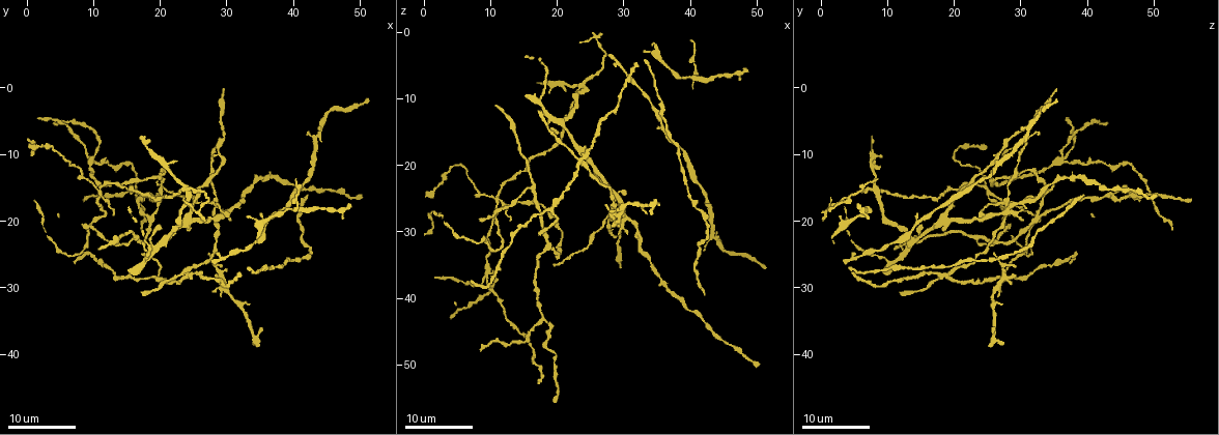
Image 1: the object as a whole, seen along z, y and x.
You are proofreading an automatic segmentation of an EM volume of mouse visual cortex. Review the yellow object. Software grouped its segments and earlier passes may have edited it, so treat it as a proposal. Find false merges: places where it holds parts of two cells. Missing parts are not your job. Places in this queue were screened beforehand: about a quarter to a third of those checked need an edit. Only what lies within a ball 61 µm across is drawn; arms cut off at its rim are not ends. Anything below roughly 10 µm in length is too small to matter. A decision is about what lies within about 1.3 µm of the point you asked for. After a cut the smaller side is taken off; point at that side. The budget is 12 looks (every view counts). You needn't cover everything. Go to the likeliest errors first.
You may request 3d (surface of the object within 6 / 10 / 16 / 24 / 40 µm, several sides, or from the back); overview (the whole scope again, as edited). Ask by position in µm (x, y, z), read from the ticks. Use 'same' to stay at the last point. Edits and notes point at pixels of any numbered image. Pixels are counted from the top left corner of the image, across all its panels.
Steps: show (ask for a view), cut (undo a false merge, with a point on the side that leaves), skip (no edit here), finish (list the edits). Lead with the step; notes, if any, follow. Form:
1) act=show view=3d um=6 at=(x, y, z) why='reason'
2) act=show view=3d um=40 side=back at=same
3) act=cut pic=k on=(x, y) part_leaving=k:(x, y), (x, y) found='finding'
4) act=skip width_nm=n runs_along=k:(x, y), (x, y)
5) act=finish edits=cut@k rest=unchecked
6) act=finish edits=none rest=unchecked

act=show view=3d um=24 at=(23.5, 28.5, 19.0) why='small branch off a trunk'

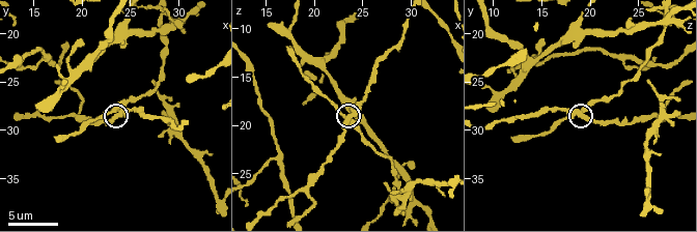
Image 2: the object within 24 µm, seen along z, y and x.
act=show view=3d um=10 at=(23.6, 28.2, 19.2) why='zoom in'

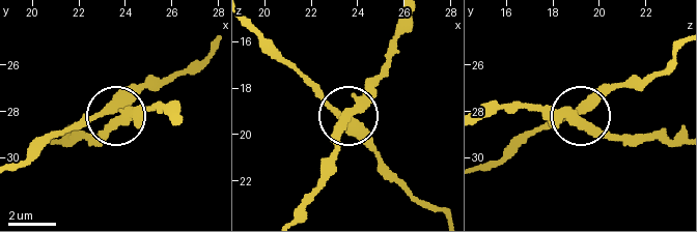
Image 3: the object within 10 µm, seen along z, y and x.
act=skip side_arm_um=35 runs_along=3:(677, 52), (586, 112), (625, 139) found='continuous, no second cell'

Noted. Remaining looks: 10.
act=show view=3d um=24 at=(28.0, 17.5, 27.5) why='looks like a crossing'

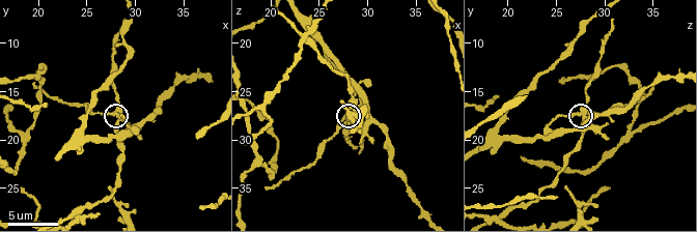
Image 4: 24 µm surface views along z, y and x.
act=show view=3d um=10 at=(28.2, 17.0, 27.2)

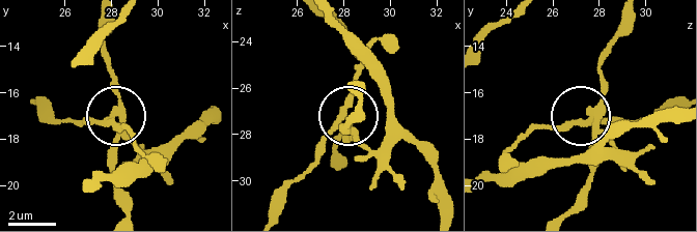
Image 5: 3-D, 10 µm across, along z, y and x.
act=cut pic=5 on=(116, 126) arms=4 part_leaving=5:(113, 112), (96, 122), (67, 122), (37, 108) found='two cells meet here'

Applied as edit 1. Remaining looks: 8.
act=show view=overview why='see it whole again'

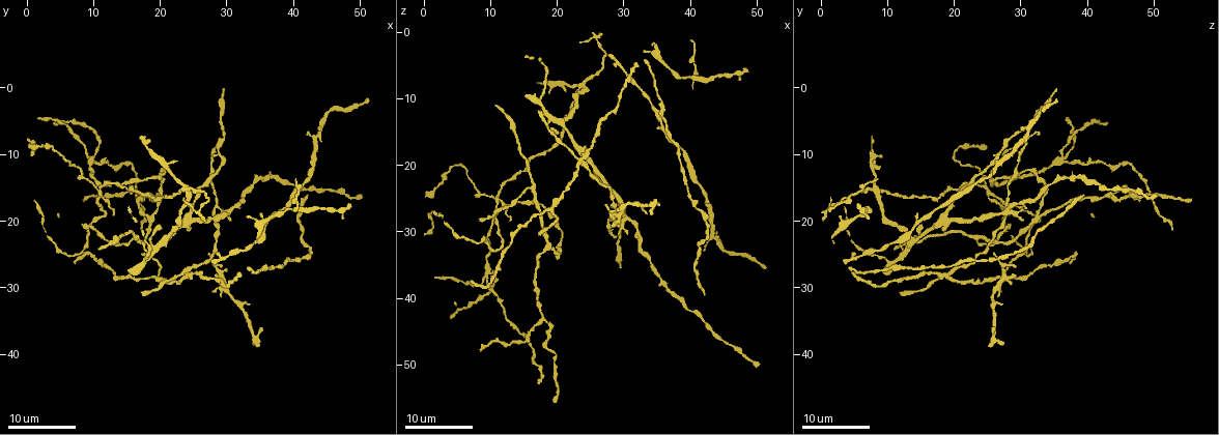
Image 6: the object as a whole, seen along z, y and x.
act=show view=3d um=16 at=(9.5, 11.0, 36.0) why='four arms meet'

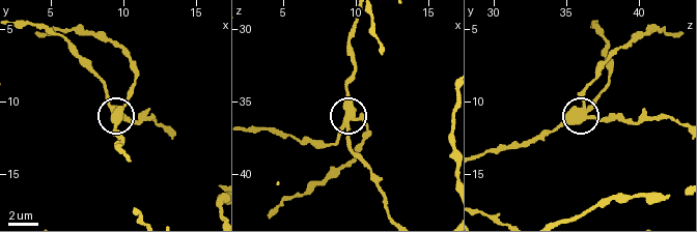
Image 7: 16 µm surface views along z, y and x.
act=show view=3d um=6 at=(9.8, 10.4, 36.4)

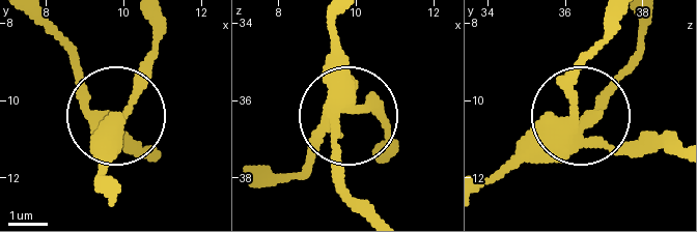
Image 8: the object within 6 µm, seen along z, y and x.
act=skip width_nm=370 runs_along=8:(490, 183), (568, 124), (582, 65), (605, 38) found='one cell here'

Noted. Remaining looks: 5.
act=show view=3d um=16 at=(23.5, 15.0, 8.0)

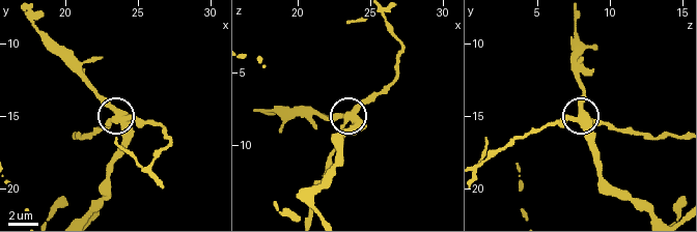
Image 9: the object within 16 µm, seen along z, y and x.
act=show view=3d um=10 at=(23.4, 15.2, 8.2) why='closer look'

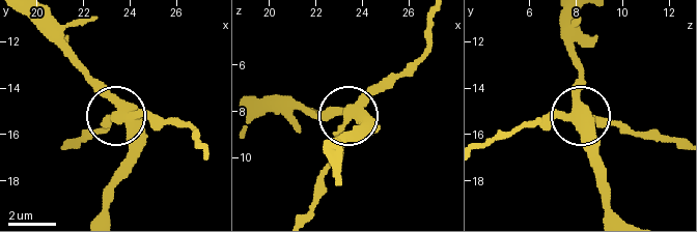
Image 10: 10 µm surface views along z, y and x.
act=show view=3d um=10 side=back at=(23.4, 15.3, 8.3)

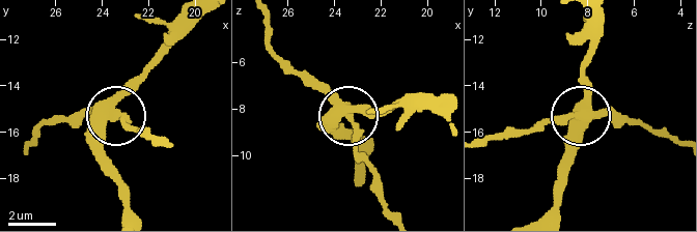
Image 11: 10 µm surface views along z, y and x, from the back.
act=cut pic=11 on=(81, 115) width_nm=430 part_leaving=11:(112, 114), (156, 140) found='two cells meet here'

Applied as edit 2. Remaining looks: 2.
act=show view=3d um=16 at=(19.0, 28.4, 26.6) why='small branch off a trunk'

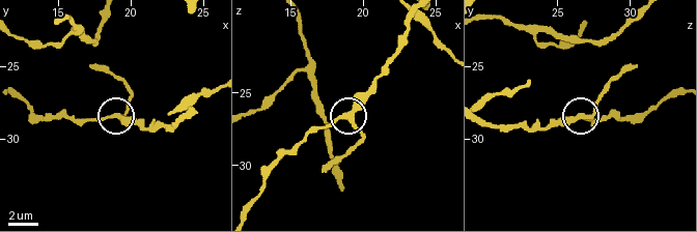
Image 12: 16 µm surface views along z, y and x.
act=skip side_arm_um=26 runs_along=12:(408, 20), (401, 49), (369, 93), (343, 117), (315, 127) found='all the same cell'

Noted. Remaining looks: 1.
act=show view=3d um=10 at=(24.2, 18.8, 18.4)

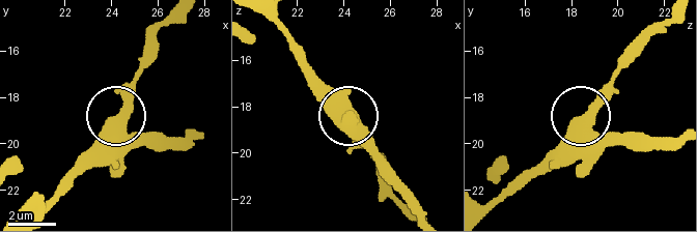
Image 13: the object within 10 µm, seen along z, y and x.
act=skip width_nm=490 found='all the same cell'

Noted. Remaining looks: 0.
act=finish edits=cut@5,cut@11 rest=unchecked

